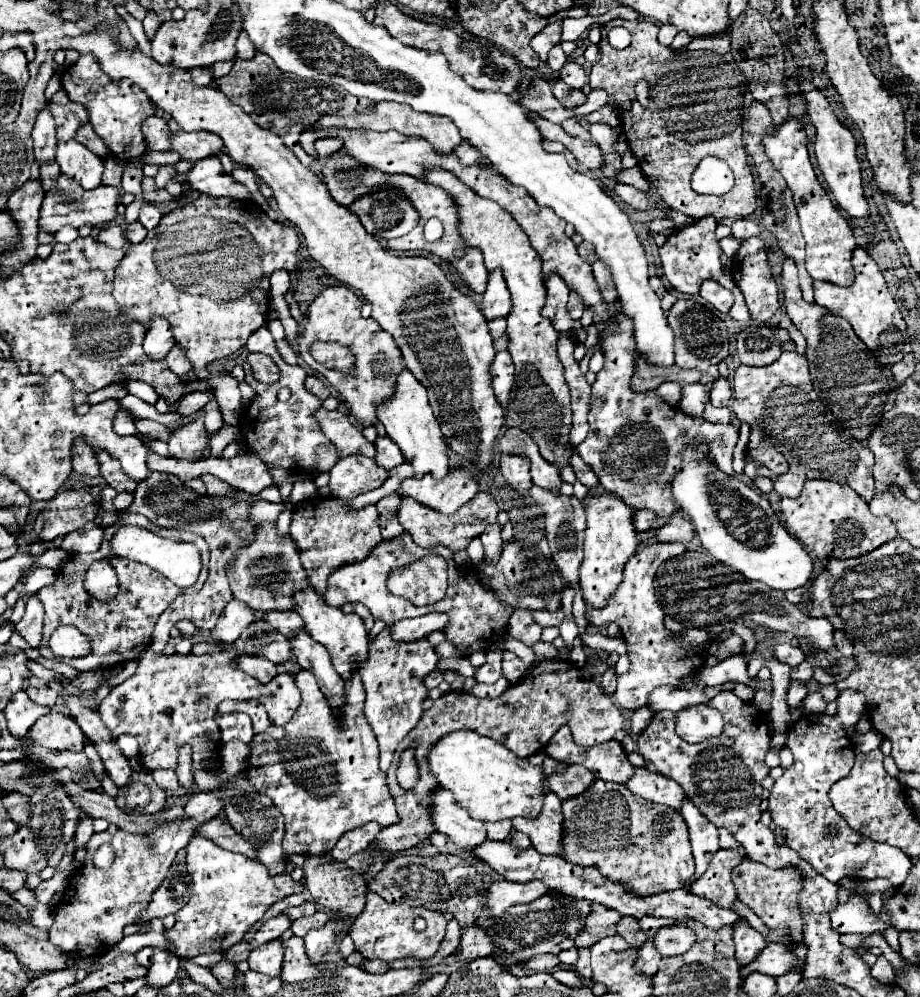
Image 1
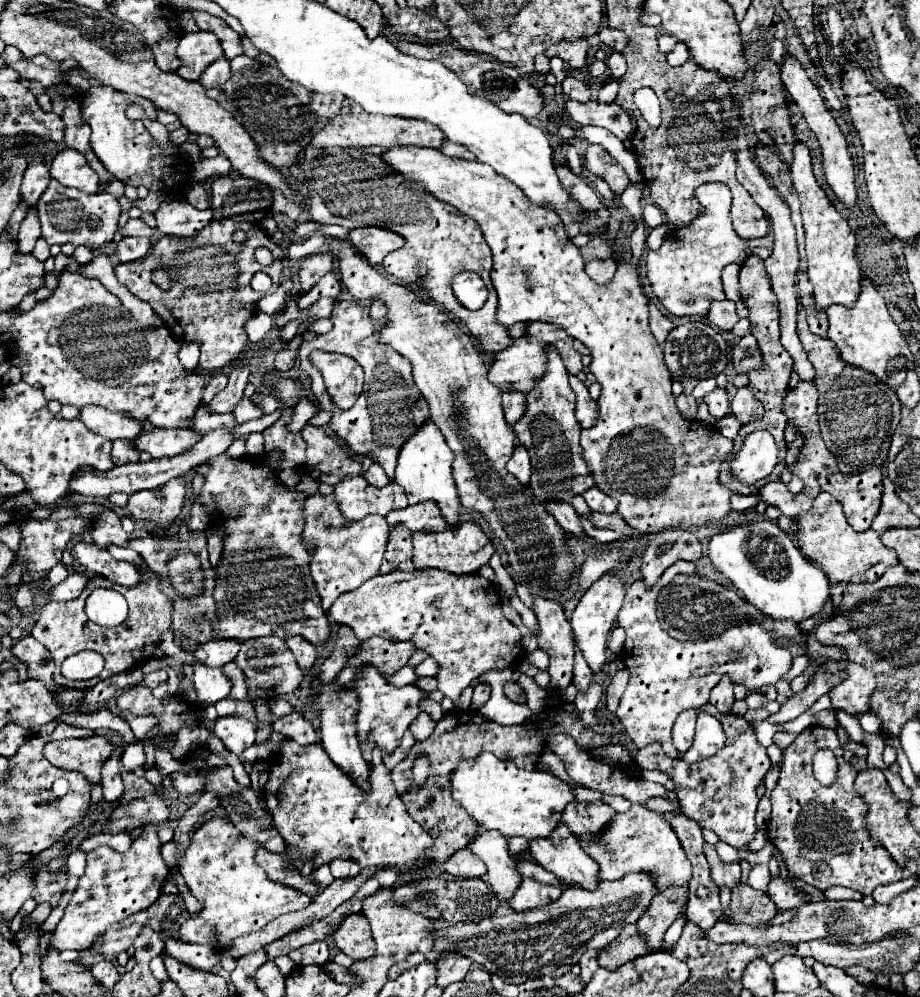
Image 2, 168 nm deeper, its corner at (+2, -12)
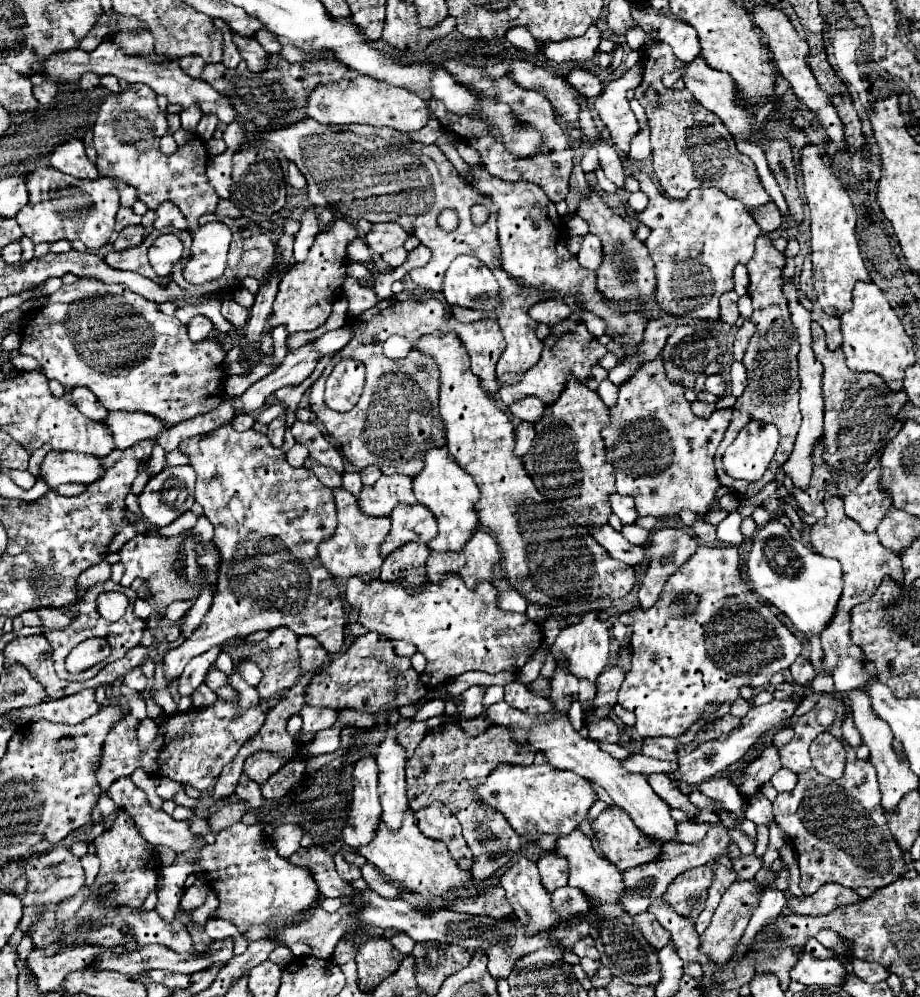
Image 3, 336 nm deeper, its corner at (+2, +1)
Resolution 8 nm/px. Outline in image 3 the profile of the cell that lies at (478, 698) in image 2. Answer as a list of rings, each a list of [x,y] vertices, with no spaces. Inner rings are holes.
[[[472,686],[470,690],[466,690],[458,698],[454,698],[460,716],[474,718],[474,716],[482,716],[484,714],[484,706],[482,706],[484,692],[482,690],[484,690],[484,686]]]

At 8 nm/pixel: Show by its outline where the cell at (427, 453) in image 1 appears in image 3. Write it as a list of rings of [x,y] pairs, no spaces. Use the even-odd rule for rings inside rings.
[[[430,448],[424,450],[424,470],[414,476],[414,494],[416,500],[426,506],[436,522],[438,522],[438,536],[428,544],[430,550],[436,552],[458,552],[466,546],[466,542],[472,538],[474,530],[478,530],[478,514],[476,514],[476,502],[480,498],[480,490],[474,484],[474,480],[470,478],[470,474],[466,474],[446,452],[444,448]]]

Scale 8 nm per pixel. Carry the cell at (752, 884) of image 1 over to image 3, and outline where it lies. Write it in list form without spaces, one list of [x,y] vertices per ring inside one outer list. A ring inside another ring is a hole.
[[[746,880],[746,882],[734,882],[726,894],[720,900],[720,906],[716,908],[710,926],[706,928],[706,932],[700,936],[700,950],[702,954],[706,954],[714,964],[726,964],[738,946],[738,940],[742,938],[744,928],[748,926],[748,920],[754,912],[754,908],[758,906],[758,900],[762,896],[762,886],[756,880]]]

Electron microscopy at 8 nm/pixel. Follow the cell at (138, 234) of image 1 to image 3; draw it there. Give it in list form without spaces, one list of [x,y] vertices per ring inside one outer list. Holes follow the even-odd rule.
[[[126,226],[118,234],[118,238],[114,242],[114,250],[126,250],[130,246],[138,246],[144,240],[144,236],[146,236],[146,232],[142,226]]]

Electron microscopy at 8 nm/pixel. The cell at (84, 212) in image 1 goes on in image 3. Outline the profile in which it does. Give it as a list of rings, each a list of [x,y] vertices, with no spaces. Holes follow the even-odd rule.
[[[36,168],[34,172],[30,172],[26,176],[26,188],[30,194],[28,204],[18,212],[16,222],[22,228],[24,236],[28,236],[34,244],[42,244],[42,242],[58,242],[58,240],[82,240],[90,250],[98,250],[100,246],[104,246],[108,242],[108,238],[114,232],[114,216],[120,208],[120,198],[118,198],[118,188],[116,182],[110,178],[96,178],[96,180],[78,180],[72,178],[60,170],[54,168]]]

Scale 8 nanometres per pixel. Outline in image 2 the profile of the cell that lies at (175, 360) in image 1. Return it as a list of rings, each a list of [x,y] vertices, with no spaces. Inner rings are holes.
[[[182,343],[180,353],[178,353],[178,359],[180,359],[180,363],[184,365],[186,371],[190,371],[190,373],[196,371],[196,367],[198,367],[198,357],[200,357],[198,345],[194,345],[194,343]]]

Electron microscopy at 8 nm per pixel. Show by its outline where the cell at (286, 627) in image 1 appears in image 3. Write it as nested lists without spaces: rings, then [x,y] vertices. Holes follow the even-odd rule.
[[[302,636],[298,642],[298,650],[300,650],[300,666],[302,672],[310,672],[320,668],[322,664],[330,664],[328,652],[310,636]]]

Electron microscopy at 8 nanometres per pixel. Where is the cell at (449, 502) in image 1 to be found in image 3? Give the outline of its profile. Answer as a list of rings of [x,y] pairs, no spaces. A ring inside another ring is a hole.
[[[420,504],[396,506],[390,518],[392,518],[392,530],[380,546],[384,558],[408,542],[428,544],[438,534],[434,516]]]

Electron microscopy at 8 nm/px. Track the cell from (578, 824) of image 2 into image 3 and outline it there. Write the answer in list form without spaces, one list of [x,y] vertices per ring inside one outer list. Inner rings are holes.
[[[612,806],[598,816],[594,822],[594,832],[606,858],[620,872],[652,862],[658,858],[658,850],[662,850],[664,844],[650,842],[650,838],[646,838],[646,834],[642,834],[642,830],[638,830],[630,816],[618,806]]]

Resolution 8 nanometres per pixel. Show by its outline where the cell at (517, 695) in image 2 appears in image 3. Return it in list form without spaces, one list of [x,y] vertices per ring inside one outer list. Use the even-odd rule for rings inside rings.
[[[510,682],[504,686],[506,690],[506,696],[504,700],[520,710],[520,712],[528,712],[528,714],[546,714],[550,712],[550,700],[548,698],[542,698],[542,696],[536,696],[528,690],[528,686],[520,684],[520,682]]]

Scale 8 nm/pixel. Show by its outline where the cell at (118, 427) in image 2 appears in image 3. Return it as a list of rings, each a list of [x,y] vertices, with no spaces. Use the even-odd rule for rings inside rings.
[[[82,386],[72,388],[72,404],[74,404],[84,416],[88,416],[88,418],[92,418],[92,420],[98,420],[98,422],[104,420],[106,414],[108,414],[108,410],[94,398],[94,394],[92,394],[90,390],[82,388]]]

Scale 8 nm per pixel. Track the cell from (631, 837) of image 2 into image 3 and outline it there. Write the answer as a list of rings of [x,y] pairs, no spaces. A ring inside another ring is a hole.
[[[562,716],[558,720],[550,720],[550,722],[538,722],[538,724],[530,726],[528,730],[510,728],[510,738],[516,744],[528,746],[532,752],[546,754],[550,766],[554,766],[558,770],[569,770],[580,774],[583,778],[601,786],[612,798],[613,803],[618,808],[622,808],[634,820],[634,824],[642,832],[646,832],[650,838],[662,840],[662,842],[674,840],[676,822],[670,816],[670,806],[666,802],[662,802],[662,798],[658,798],[658,794],[646,782],[646,776],[626,772],[622,768],[622,764],[616,758],[612,758],[608,752],[600,750],[600,746],[596,742],[592,742],[590,738],[581,737],[566,716]]]

